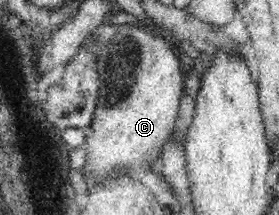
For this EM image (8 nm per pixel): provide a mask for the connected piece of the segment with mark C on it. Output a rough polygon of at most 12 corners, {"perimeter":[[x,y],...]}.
{"perimeter":[[124,23],[97,57],[90,185],[150,169],[185,94],[174,40]]}

